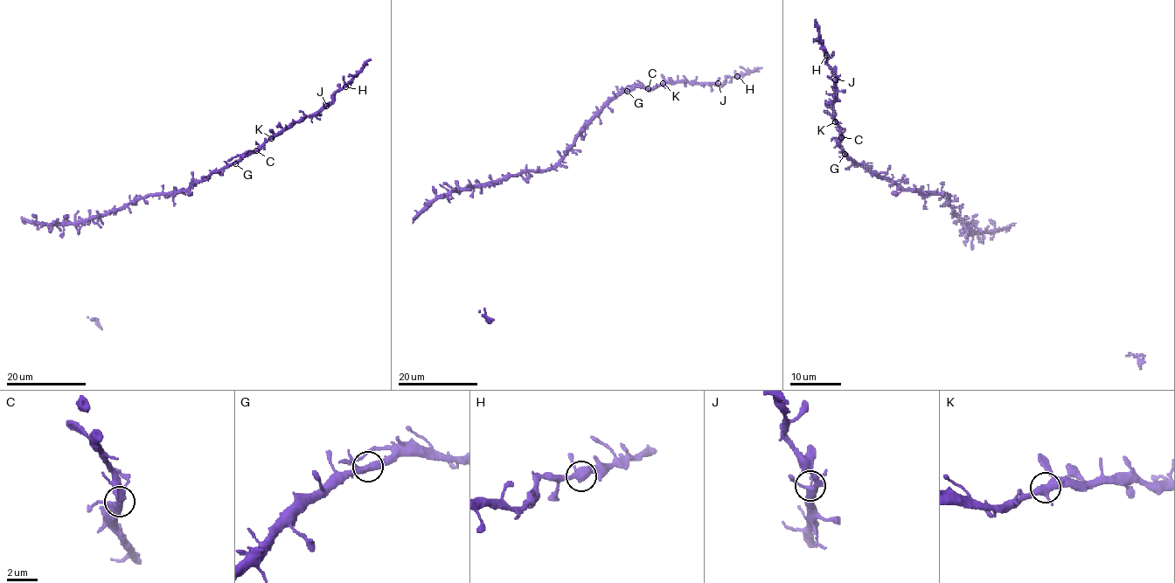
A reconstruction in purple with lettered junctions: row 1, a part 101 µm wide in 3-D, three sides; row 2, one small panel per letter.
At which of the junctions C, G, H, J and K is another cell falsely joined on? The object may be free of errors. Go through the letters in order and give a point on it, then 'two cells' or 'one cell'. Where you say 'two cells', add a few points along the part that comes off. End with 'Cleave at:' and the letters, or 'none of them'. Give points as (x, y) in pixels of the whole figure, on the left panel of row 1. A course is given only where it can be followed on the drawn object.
C: place (256, 150); one cell
G: place (235, 163); one cell
H: place (345, 86); one cell
J: place (326, 106); one cell
K: place (271, 138); one cell
Cleave at: none of them

